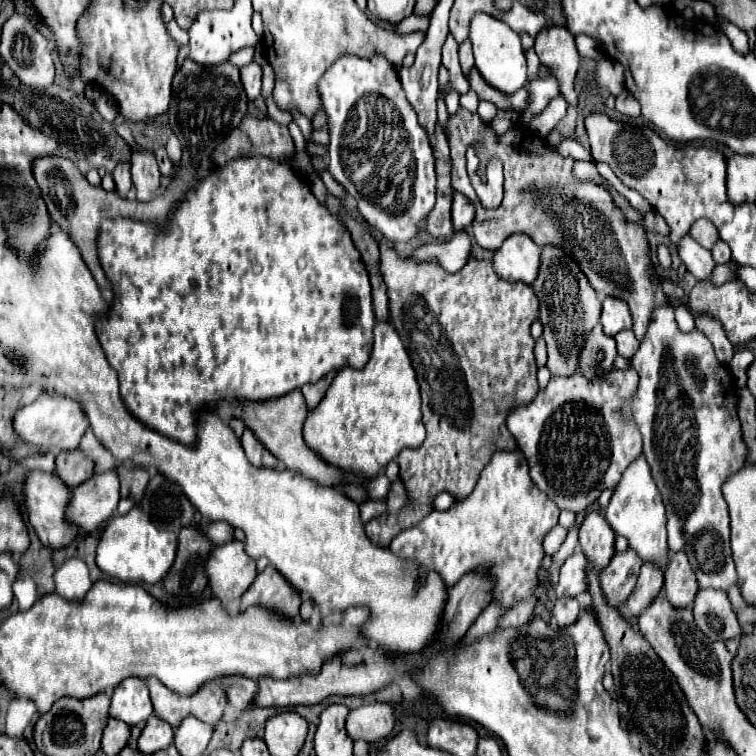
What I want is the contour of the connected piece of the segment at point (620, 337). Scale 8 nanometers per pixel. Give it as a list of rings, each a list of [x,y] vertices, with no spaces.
[[[623,330],[623,332],[619,332],[617,336],[615,336],[615,340],[617,340],[617,352],[623,356],[623,358],[633,358],[633,354],[635,354],[635,350],[639,348],[639,340],[635,338],[635,334],[633,334],[633,330]]]

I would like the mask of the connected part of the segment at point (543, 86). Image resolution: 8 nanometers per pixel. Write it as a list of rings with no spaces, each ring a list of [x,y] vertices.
[[[555,76],[551,78],[545,78],[545,80],[533,80],[533,82],[527,82],[525,88],[529,90],[529,106],[521,112],[521,120],[523,122],[531,122],[531,118],[541,112],[551,98],[555,96],[561,96],[561,84]]]

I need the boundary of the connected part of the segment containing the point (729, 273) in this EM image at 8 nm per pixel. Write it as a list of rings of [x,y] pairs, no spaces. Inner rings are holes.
[[[727,262],[727,264],[717,264],[715,268],[713,268],[713,272],[711,272],[711,276],[707,278],[707,282],[709,284],[715,284],[715,286],[719,286],[719,284],[723,284],[723,282],[731,282],[731,280],[739,280],[739,276],[737,276],[737,268],[739,268],[739,264],[737,262]]]

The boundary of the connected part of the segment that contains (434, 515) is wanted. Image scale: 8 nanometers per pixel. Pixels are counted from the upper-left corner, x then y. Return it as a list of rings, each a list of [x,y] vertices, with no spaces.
[[[499,450],[493,454],[491,462],[483,468],[473,492],[465,500],[455,502],[449,510],[443,510],[443,512],[433,510],[419,524],[401,530],[393,538],[389,550],[403,560],[417,562],[419,564],[417,568],[423,570],[421,572],[423,576],[431,570],[437,572],[443,578],[447,588],[451,588],[467,572],[479,572],[479,574],[491,576],[491,582],[493,582],[491,602],[503,606],[503,616],[499,618],[497,628],[499,630],[527,628],[527,624],[533,618],[535,604],[537,604],[537,596],[535,596],[535,590],[539,586],[537,574],[545,558],[543,538],[547,536],[549,530],[557,526],[557,522],[559,522],[559,508],[555,506],[555,502],[547,498],[547,494],[543,494],[533,484],[523,452],[521,450],[513,450],[513,452]]]

